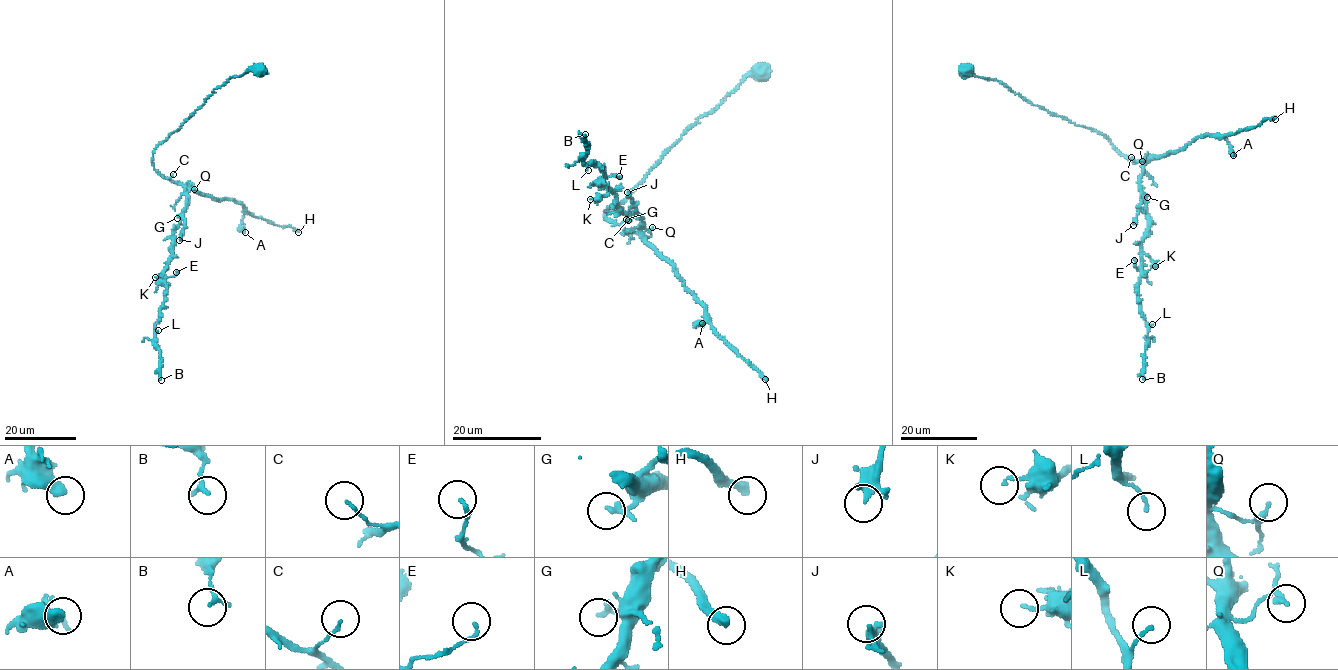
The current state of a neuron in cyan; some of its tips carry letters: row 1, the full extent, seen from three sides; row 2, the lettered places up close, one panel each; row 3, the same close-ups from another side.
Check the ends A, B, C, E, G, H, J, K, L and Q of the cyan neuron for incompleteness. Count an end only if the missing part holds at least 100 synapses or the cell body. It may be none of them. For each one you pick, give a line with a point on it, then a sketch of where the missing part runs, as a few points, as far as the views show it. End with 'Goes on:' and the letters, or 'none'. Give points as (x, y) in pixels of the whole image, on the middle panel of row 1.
H: Place: (765, 379)
Goes on: H

